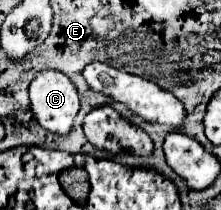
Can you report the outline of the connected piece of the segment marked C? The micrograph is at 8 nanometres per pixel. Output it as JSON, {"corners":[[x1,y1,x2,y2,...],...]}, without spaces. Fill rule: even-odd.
{"corners":[[58,70,38,72,30,84,32,112,38,124,54,134,66,136,78,114,78,90]]}

